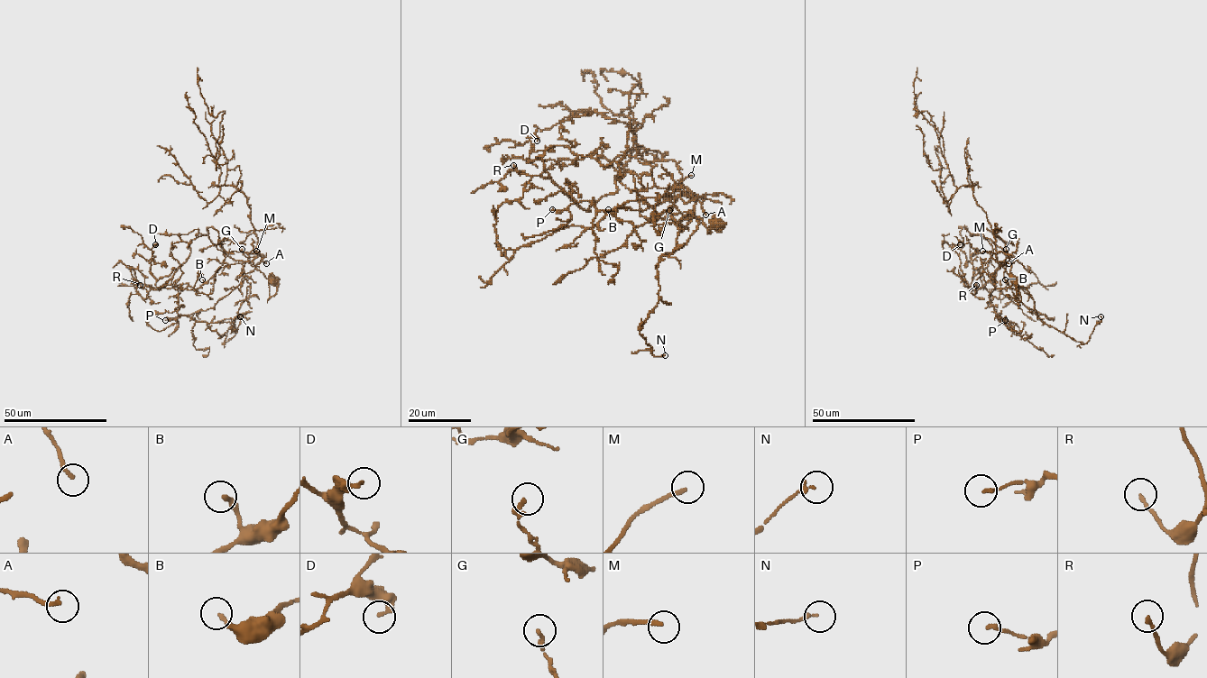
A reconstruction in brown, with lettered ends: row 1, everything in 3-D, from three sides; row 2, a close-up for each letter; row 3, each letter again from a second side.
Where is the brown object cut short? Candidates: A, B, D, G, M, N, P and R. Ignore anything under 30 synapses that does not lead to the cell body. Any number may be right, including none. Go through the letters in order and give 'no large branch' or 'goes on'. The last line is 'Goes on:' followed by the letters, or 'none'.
A: no large branch
B: goes on
D: no large branch
G: no large branch
M: goes on
N: no large branch
P: no large branch
R: no large branch
Goes on: B, M

